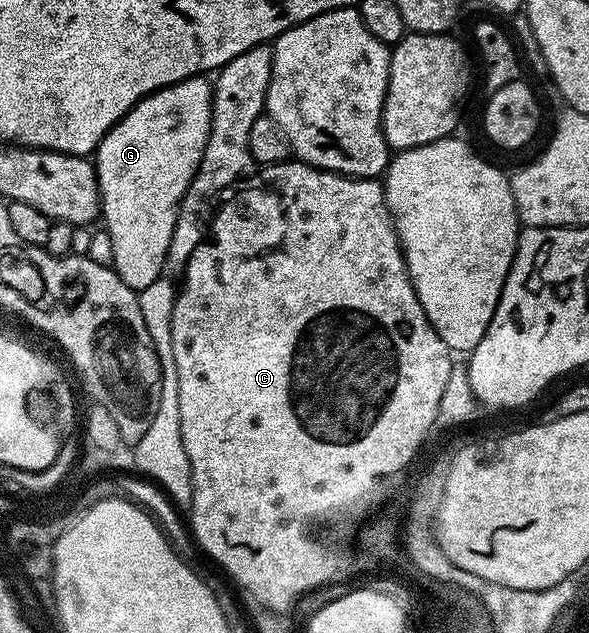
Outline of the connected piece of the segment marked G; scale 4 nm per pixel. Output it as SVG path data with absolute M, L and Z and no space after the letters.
M192 76L182 84L172 84L169 88L151 92L112 127L94 153L96 181L100 187L100 211L102 221L108 227L107 239L112 249L111 267L133 290L150 286L150 282L161 279L165 271L167 250L180 204L199 169L211 134L212 84L206 81L204 76Z

